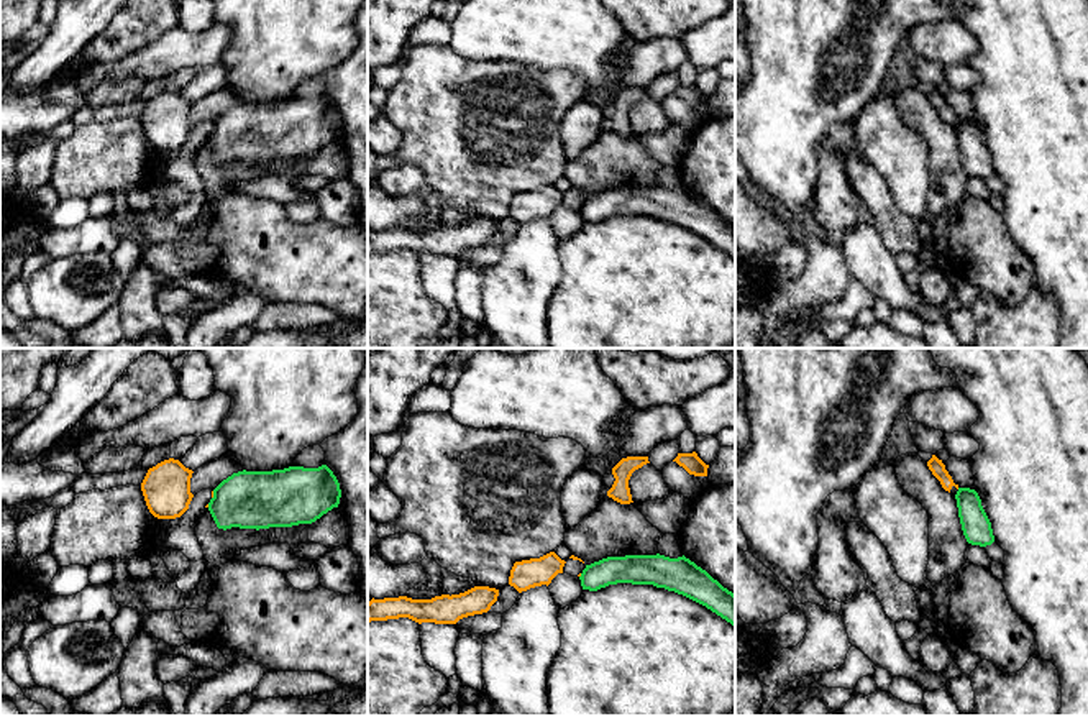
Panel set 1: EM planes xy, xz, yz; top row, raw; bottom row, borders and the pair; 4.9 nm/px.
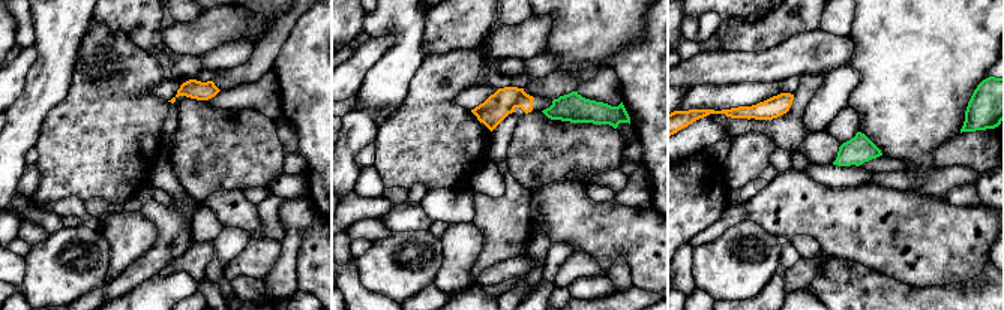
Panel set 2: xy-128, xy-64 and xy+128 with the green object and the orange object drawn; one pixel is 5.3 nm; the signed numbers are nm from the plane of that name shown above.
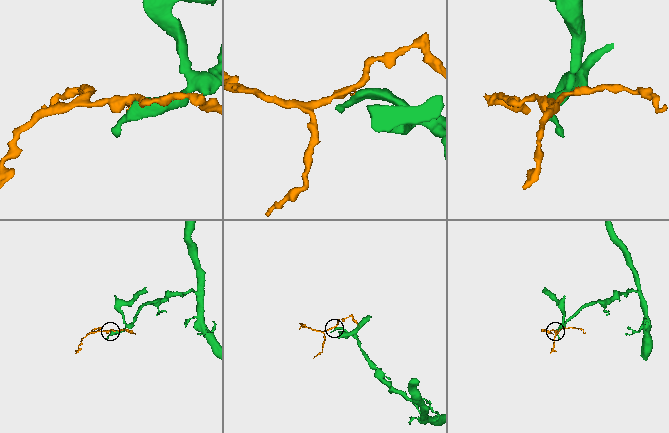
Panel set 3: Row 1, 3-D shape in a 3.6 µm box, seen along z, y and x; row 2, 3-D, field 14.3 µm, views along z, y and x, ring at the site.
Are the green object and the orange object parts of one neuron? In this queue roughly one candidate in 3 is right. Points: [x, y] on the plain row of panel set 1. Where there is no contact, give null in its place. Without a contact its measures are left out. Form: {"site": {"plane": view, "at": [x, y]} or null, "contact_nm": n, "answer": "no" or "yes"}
{"site": {"plane": "xy", "at": [214, 127]}, "contact_nm": 40, "answer": "no"}

